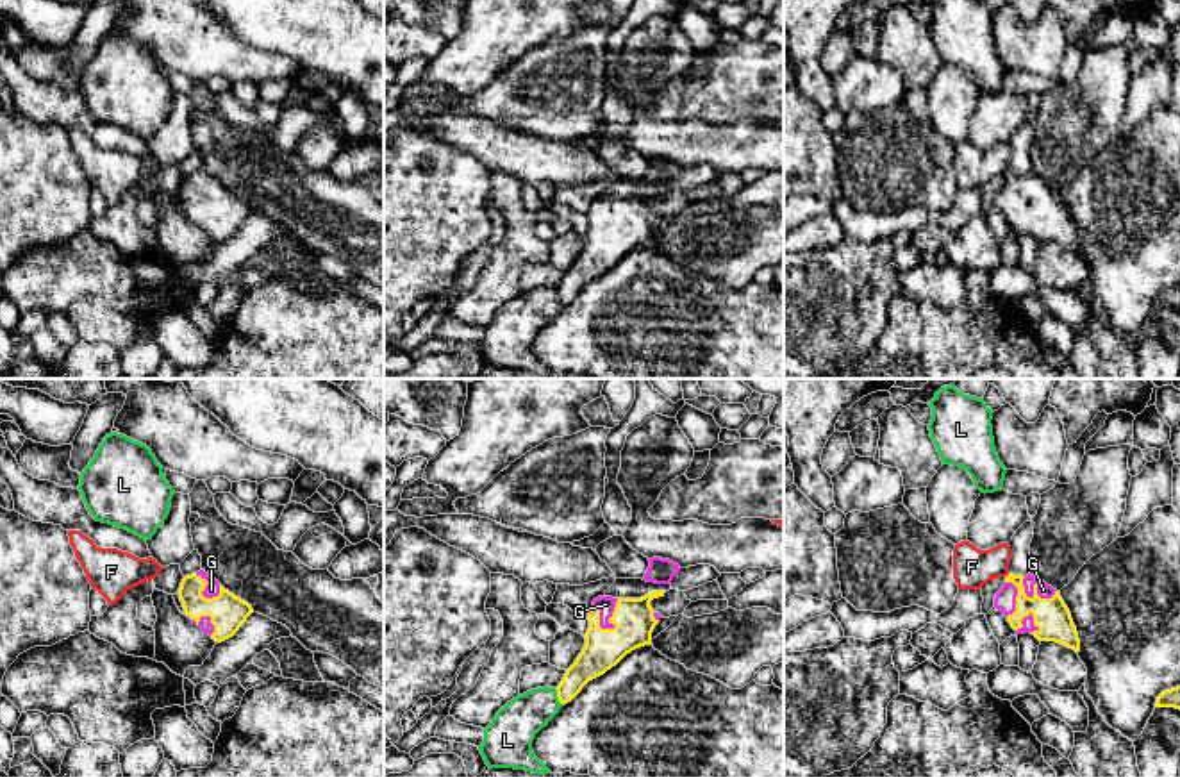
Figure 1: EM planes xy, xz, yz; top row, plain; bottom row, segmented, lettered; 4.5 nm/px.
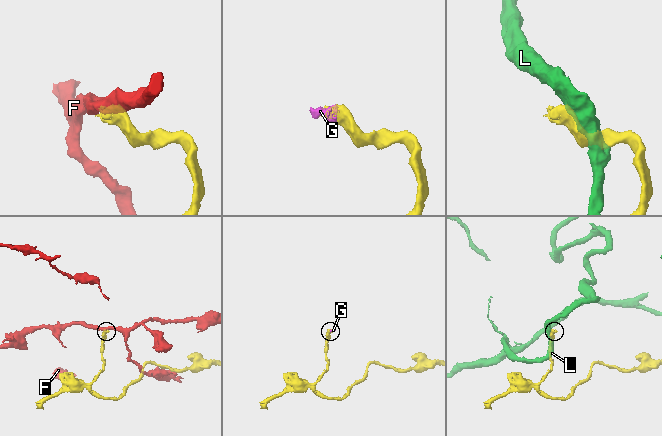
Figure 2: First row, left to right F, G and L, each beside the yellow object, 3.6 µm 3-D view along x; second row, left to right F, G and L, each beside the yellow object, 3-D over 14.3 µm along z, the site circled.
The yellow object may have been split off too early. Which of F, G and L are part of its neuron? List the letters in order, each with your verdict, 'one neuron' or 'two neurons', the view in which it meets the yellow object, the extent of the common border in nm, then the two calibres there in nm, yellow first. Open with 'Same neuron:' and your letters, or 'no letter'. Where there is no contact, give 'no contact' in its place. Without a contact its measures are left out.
Same neuron: G
F: two neurons | yz | 30 nm | 140/180 nm
G: one neuron | yz | 170 nm | 160/60 nm
L: two neurons | xz | 90 nm | 150/200 nm

